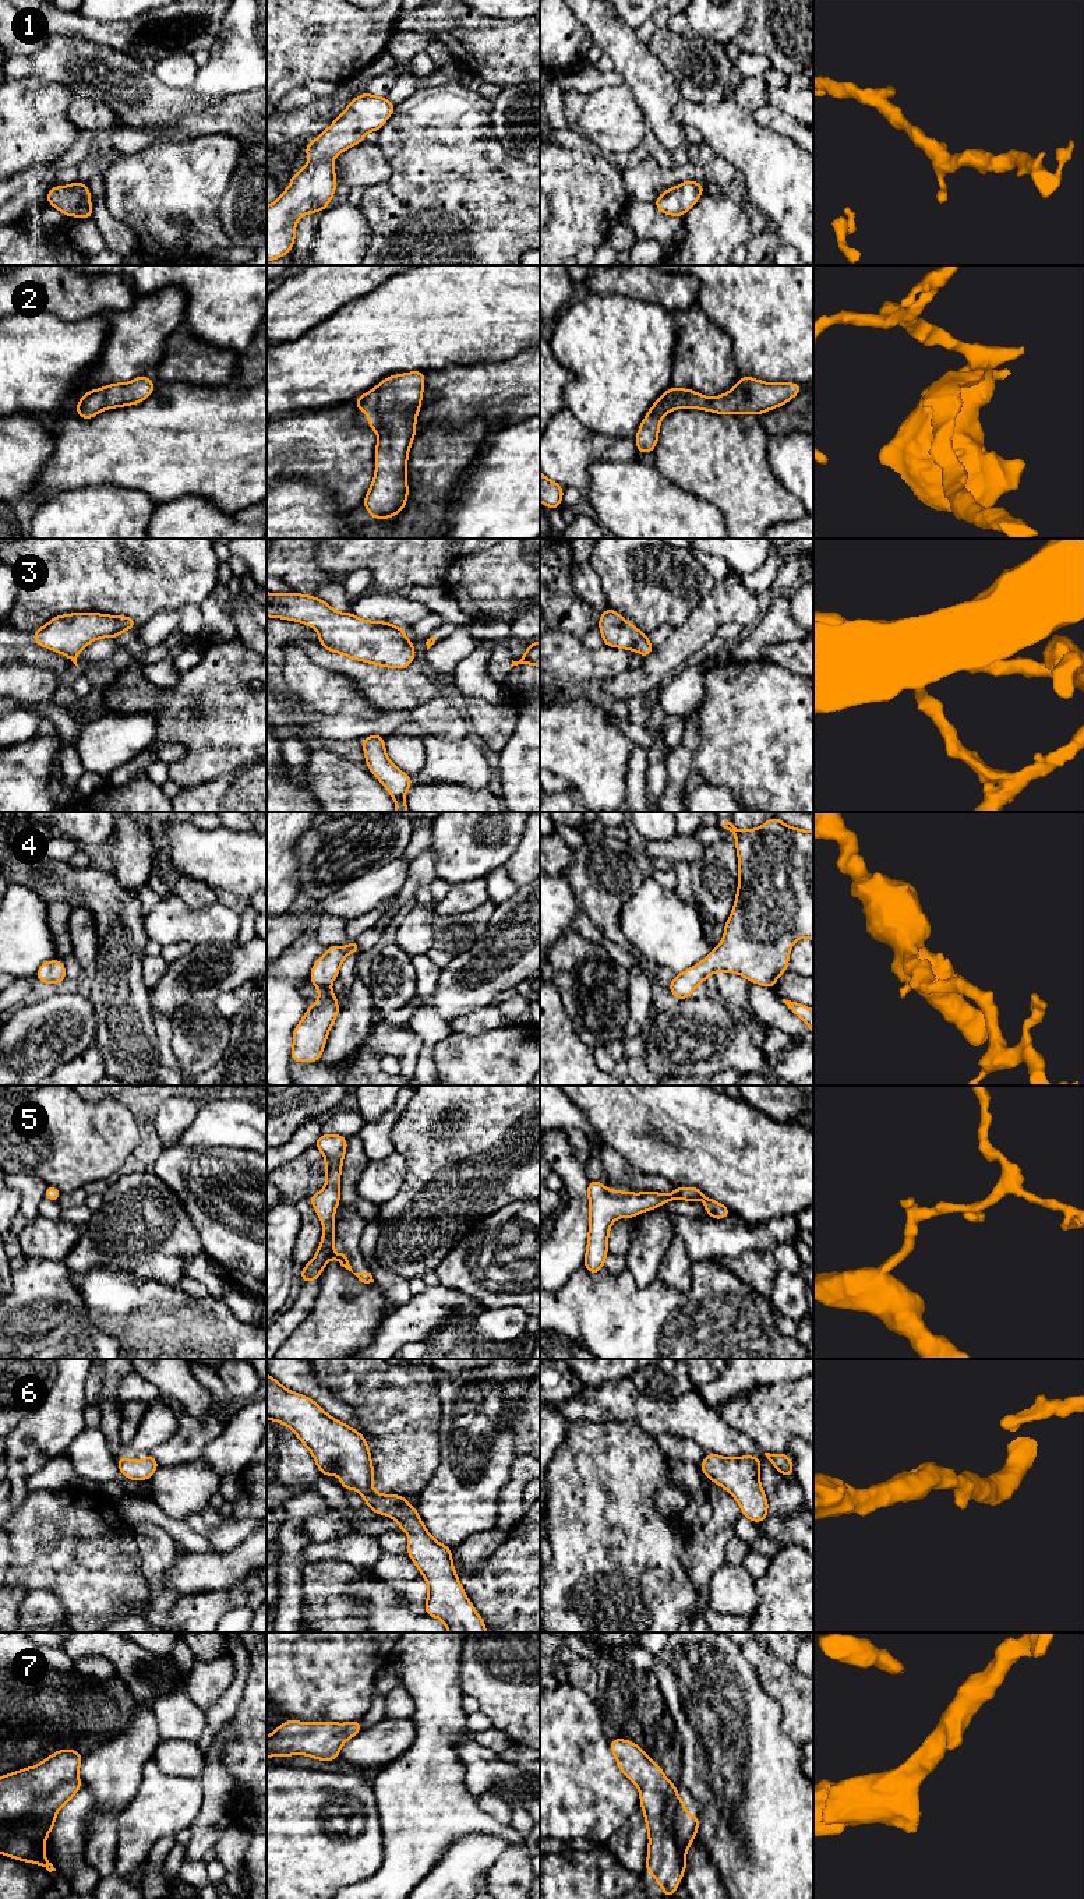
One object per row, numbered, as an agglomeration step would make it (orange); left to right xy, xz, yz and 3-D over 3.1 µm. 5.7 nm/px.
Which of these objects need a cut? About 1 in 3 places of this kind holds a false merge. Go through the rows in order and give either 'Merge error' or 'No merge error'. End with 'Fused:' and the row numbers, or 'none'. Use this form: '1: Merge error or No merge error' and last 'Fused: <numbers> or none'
1: No merge error
2: No merge error
3: No merge error
4: No merge error
5: Merge error
6: No merge error
7: No merge error
Fused: 5

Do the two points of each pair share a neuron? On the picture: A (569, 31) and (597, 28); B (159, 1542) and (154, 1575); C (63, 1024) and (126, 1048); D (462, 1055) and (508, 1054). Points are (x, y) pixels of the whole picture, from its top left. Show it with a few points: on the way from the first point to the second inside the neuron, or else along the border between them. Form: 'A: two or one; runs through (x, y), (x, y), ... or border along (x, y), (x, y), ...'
A: two; border along (574, 14), (588, 31)
B: one; runs through (158, 1550), (154, 1567)
C: two; border along (92, 1005), (96, 1013), (95, 1044)
D: one; runs through (473, 1055), (497, 1055)

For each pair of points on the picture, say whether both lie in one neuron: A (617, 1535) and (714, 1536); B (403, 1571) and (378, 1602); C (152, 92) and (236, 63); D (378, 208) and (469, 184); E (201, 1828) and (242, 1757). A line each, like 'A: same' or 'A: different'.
A: different
B: different
C: different
D: same
E: different

